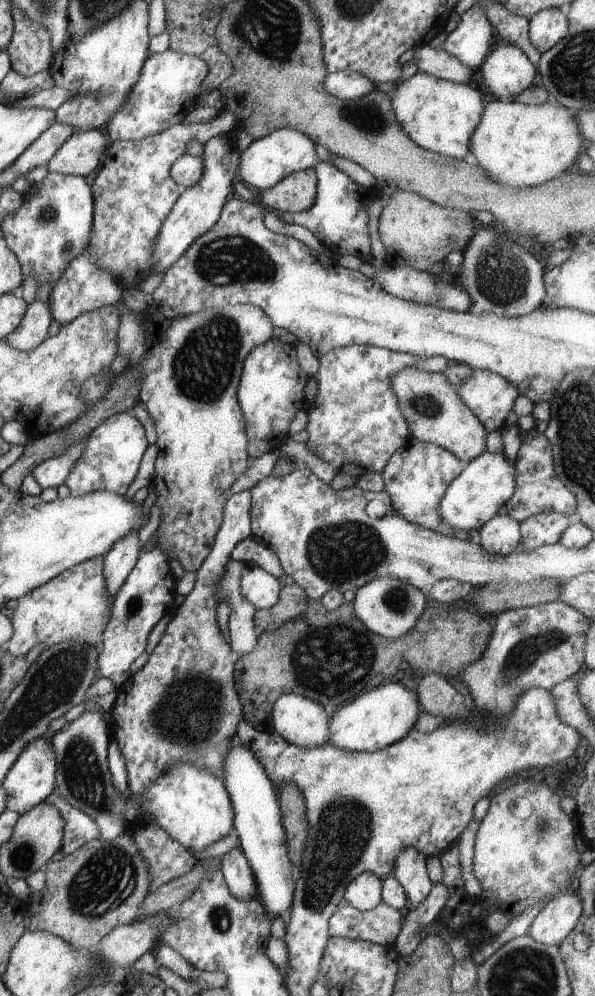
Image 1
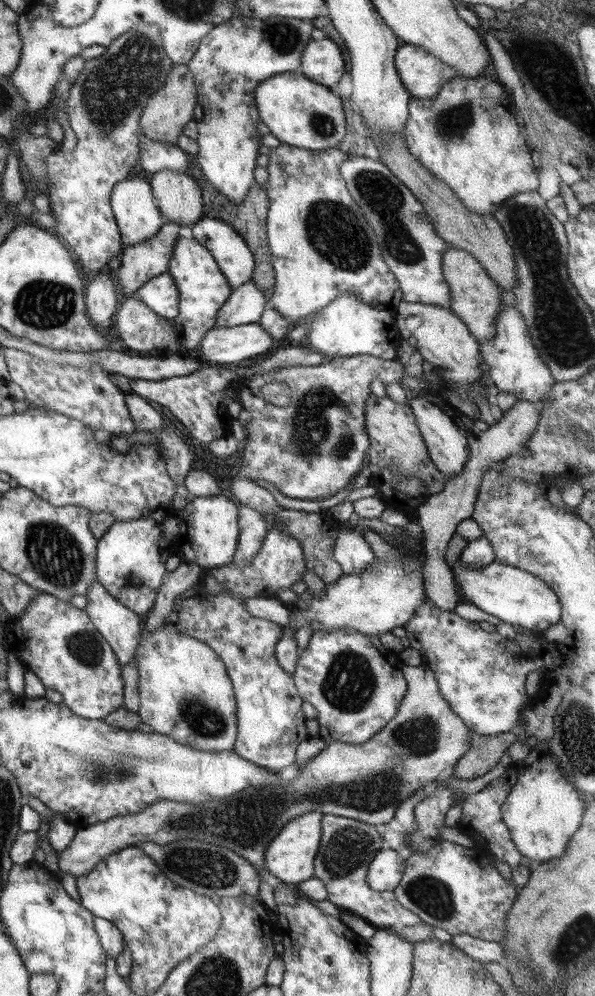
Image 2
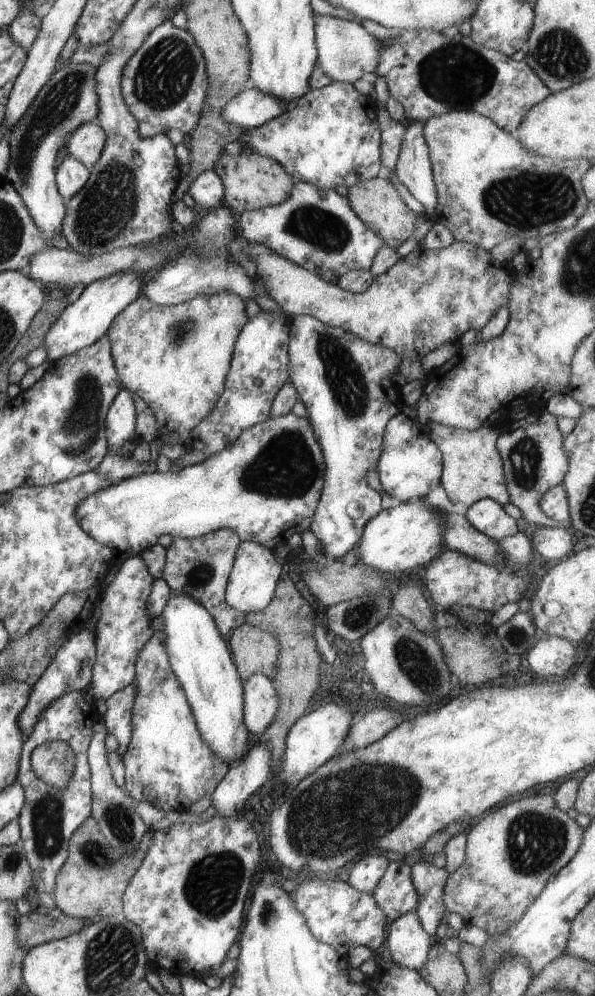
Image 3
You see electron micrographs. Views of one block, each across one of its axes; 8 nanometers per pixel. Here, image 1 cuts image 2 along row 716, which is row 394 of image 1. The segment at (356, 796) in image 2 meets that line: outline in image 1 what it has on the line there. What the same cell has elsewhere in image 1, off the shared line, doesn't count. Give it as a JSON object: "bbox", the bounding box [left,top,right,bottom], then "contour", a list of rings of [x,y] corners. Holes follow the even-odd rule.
{"bbox":[392,368,488,464],"contour":[[[404,368],[392,376],[392,390],[398,398],[398,405],[410,430],[411,439],[436,444],[452,452],[466,464],[484,454],[488,432],[474,416],[472,410],[460,400],[460,394],[444,376],[444,373],[430,373],[416,368]]]}

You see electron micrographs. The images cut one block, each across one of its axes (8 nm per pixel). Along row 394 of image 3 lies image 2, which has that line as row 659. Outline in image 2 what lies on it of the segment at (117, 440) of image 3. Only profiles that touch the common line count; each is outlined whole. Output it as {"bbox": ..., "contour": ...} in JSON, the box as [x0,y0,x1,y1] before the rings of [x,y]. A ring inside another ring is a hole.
{"bbox":[85,580,143,666],"contour":[[[97,580],[91,584],[86,594],[87,605],[85,611],[89,614],[91,621],[95,624],[98,632],[106,639],[106,642],[112,647],[118,664],[124,666],[135,658],[135,654],[143,632],[142,617],[129,608],[126,608],[121,602],[118,602],[107,592],[102,583]]]}

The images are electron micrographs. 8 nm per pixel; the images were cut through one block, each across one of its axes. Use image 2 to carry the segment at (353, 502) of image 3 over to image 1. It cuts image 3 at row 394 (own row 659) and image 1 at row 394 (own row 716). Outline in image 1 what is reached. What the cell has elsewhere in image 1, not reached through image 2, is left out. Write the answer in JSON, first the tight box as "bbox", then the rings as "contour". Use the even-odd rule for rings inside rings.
{"bbox":[306,344,448,481],"contour":[[[352,344],[337,347],[318,357],[320,366],[314,374],[318,394],[306,408],[308,449],[336,470],[357,481],[371,472],[381,473],[390,458],[411,439],[408,422],[392,390],[392,376],[404,368],[430,373],[444,373],[448,361],[443,357],[420,358],[414,354],[379,347]]]}

